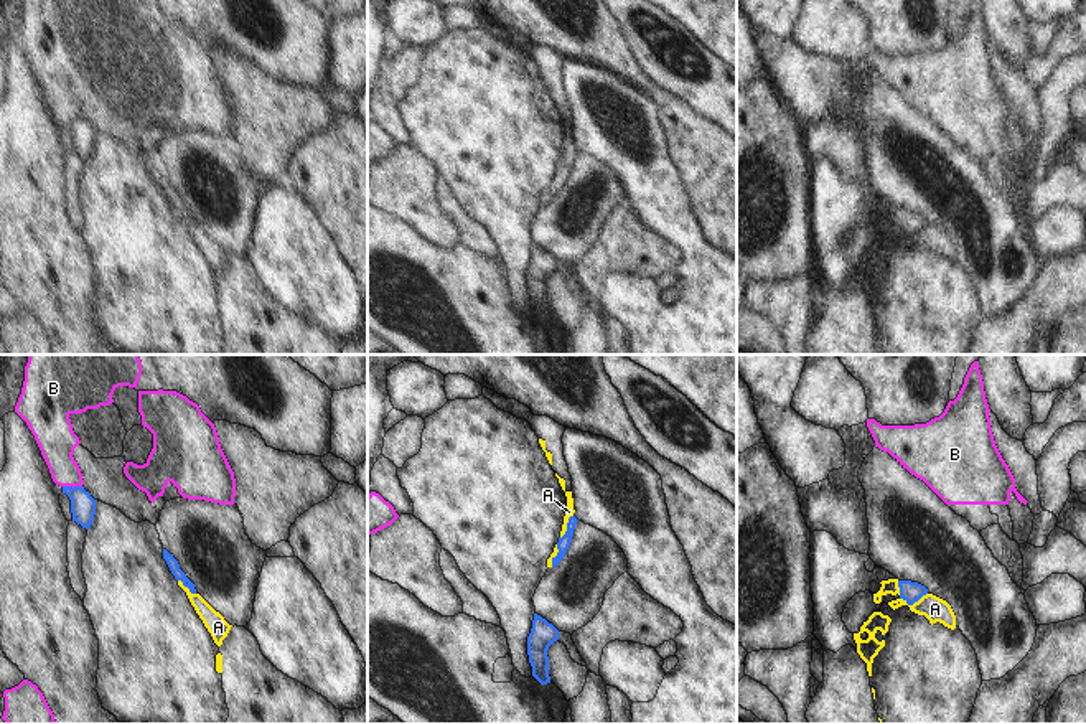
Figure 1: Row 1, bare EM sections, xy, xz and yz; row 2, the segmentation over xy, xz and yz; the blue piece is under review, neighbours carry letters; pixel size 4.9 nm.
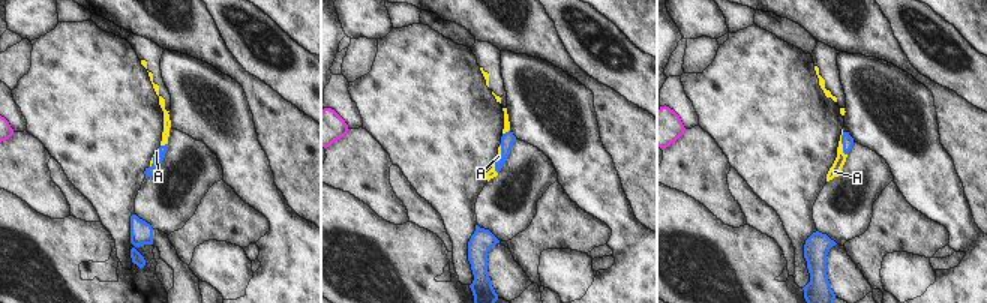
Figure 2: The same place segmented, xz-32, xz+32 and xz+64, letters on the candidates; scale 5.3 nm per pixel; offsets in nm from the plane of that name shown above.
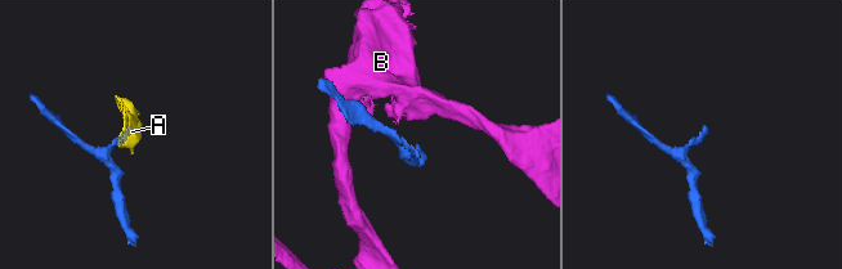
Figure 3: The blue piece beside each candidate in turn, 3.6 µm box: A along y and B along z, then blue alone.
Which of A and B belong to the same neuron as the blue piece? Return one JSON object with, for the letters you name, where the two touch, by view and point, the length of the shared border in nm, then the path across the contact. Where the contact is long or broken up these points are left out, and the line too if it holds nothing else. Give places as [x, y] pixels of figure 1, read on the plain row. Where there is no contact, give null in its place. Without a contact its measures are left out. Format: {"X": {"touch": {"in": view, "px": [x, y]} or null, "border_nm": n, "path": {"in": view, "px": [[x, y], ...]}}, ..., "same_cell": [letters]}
{"A": {"touch": {"in": "yz", "px": [913, 233]}, "border_nm": 140, "path": {"in": "yz", "px": [[912, 223], [913, 233], [928, 235], [935, 239]]}}, "same_cell": ["A"]}

